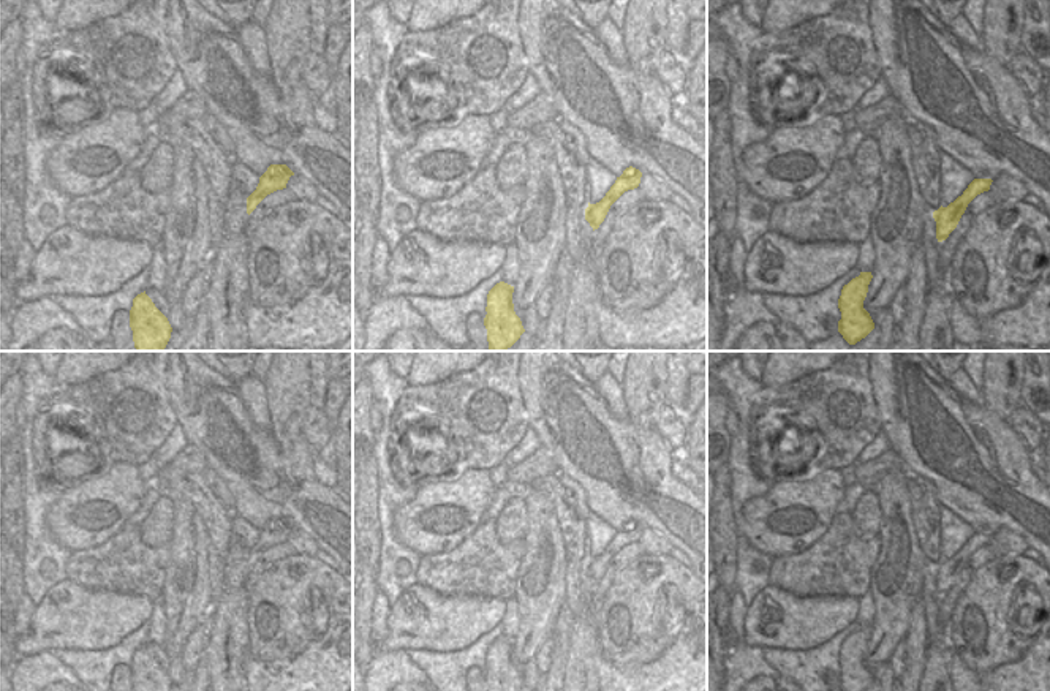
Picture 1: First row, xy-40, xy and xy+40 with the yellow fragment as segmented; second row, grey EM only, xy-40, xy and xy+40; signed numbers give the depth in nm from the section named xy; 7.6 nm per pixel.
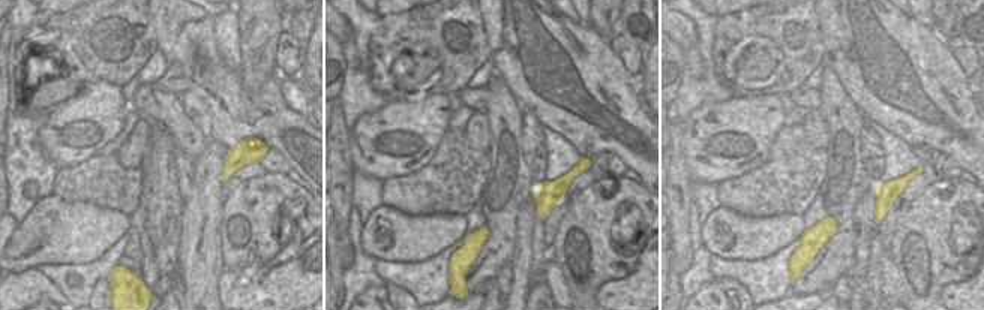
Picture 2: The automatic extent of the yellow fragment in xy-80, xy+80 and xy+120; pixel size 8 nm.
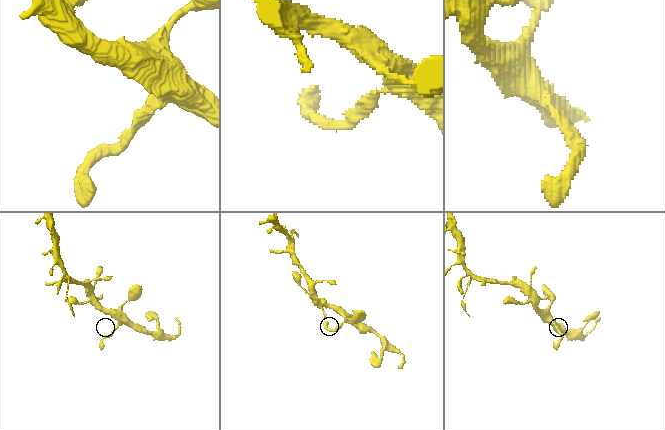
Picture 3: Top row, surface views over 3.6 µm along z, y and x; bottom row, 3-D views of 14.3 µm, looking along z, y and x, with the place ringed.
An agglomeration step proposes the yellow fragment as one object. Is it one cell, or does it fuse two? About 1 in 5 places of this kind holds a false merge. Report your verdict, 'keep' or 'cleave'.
keep

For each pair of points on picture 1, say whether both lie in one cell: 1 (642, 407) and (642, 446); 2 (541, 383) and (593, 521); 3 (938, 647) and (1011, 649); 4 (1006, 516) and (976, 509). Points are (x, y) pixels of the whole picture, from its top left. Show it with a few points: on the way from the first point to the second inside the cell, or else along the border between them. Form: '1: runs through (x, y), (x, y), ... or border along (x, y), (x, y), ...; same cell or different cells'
1: border along (628, 418), (638, 427), (653, 429); different cells
2: border along (590, 511), (615, 532); different cells
3: border along (948, 623), (948, 642), (951, 645); different cells
4: runs through (998, 514), (992, 509), (984, 509); same cell

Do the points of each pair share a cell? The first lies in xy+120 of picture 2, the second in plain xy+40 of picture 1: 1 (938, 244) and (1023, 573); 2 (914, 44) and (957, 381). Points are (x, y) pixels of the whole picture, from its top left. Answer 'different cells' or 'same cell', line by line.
1: same cell
2: different cells

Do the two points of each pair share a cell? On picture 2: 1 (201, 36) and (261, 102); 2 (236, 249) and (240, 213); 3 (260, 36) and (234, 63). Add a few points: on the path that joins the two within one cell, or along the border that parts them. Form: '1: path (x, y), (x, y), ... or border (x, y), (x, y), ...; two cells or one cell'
1: path (209, 57), (209, 66), (240, 98); one cell
2: path (237, 240), (237, 220); one cell
3: border (237, 21), (239, 69); two cells

